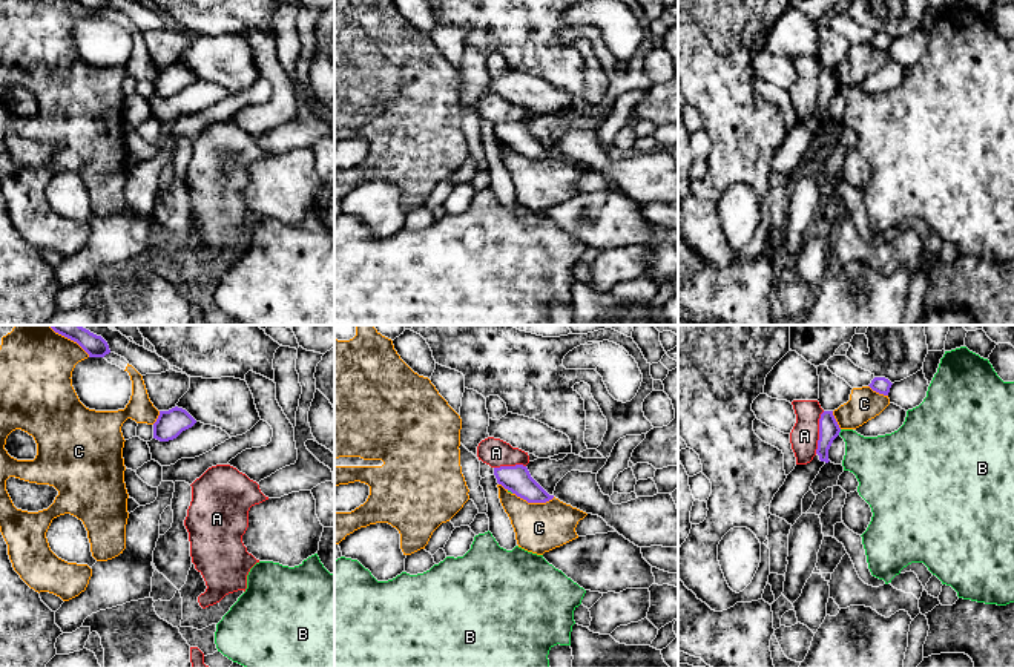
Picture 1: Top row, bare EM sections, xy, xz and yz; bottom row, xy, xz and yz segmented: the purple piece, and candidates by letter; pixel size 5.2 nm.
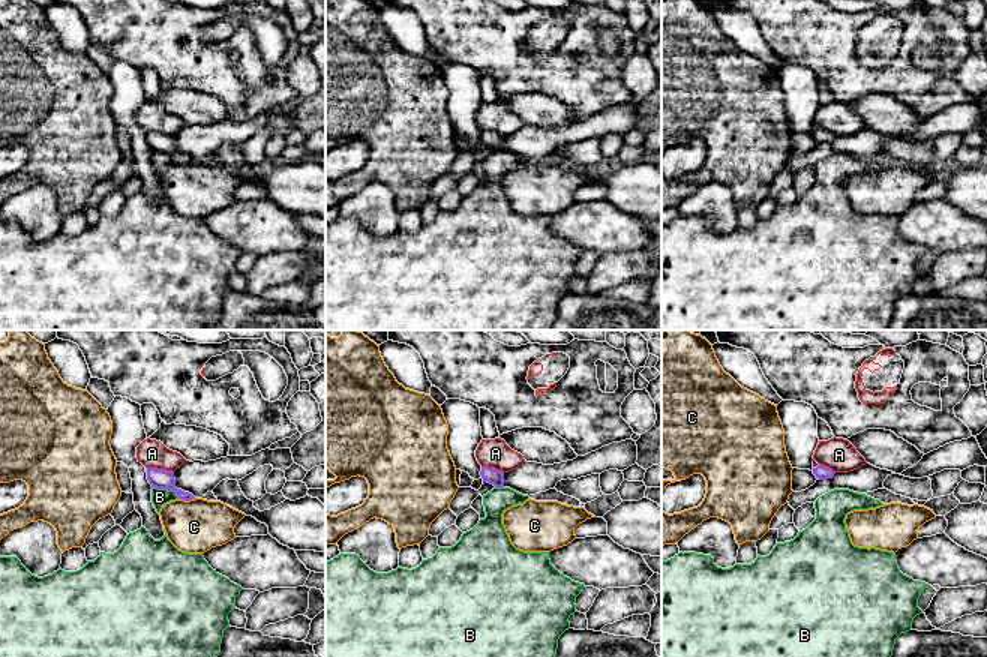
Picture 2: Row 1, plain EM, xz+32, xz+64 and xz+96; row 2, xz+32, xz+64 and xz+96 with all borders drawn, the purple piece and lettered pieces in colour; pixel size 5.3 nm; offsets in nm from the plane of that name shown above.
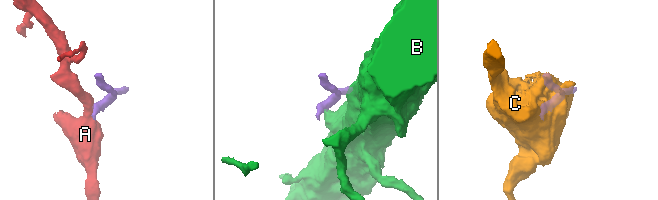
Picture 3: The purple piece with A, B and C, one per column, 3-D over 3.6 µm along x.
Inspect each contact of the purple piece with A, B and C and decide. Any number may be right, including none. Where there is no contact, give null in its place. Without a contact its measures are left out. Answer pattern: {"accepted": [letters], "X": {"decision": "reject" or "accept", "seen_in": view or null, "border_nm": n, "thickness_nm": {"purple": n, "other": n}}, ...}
{"accepted": [], "A": {"decision": "reject", "seen_in": "yz", "border_nm": 220, "thickness_nm": {"purple": 110, "other": 150}}, "B": {"decision": "reject", "seen_in": "yz", "border_nm": 40, "thickness_nm": {"purple": 110, "other": 260}}, "C": {"decision": "reject", "seen_in": "xz", "border_nm": 220, "thickness_nm": {"purple": 140, "other": 260}}}

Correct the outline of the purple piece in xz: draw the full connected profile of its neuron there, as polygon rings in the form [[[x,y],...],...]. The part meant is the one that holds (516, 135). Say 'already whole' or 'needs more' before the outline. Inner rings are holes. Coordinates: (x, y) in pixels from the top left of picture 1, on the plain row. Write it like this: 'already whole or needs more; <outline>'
already whole; [[[523,121],[494,124],[497,140],[528,159],[546,159],[554,155],[529,130]]]

